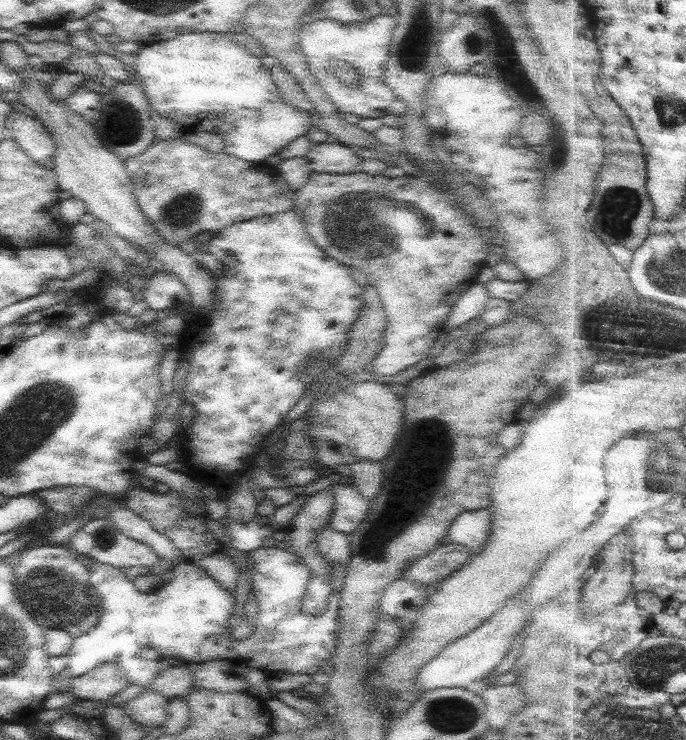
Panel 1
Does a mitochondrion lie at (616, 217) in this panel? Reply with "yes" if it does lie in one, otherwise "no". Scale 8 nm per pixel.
yes

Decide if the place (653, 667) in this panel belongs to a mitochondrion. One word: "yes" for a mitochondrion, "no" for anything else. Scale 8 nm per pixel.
yes

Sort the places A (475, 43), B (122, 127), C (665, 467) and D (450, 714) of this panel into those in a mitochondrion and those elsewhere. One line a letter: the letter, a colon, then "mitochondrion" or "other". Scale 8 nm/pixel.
A: mitochondrion
B: mitochondrion
C: mitochondrion
D: mitochondrion

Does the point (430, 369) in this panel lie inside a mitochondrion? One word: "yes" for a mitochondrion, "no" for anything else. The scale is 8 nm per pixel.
no

